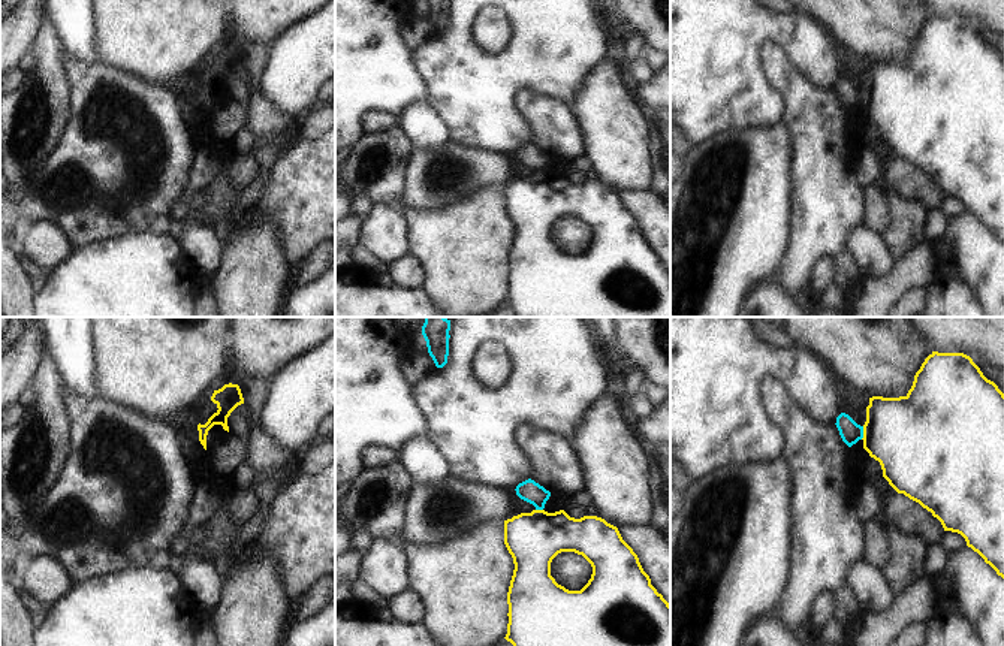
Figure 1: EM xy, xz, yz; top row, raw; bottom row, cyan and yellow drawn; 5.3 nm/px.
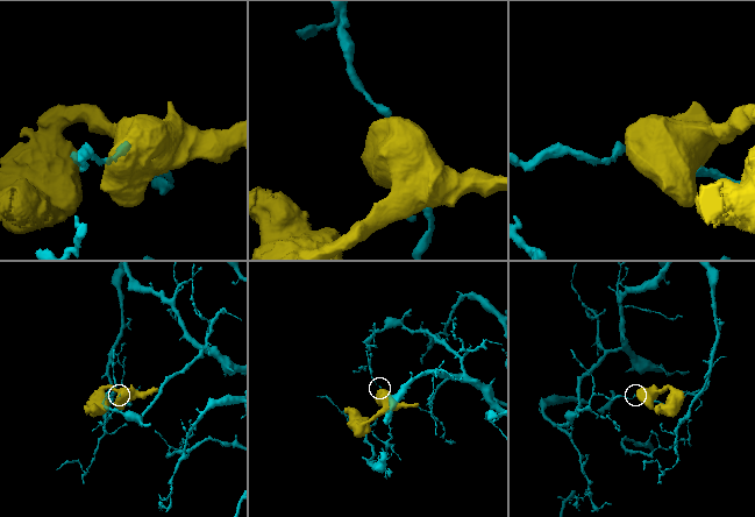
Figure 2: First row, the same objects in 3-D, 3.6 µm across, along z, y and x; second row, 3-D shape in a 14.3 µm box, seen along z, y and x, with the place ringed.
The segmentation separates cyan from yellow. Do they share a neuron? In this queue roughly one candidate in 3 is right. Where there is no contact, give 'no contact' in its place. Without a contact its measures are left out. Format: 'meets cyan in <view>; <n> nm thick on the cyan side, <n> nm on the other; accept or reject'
meets cyan in yz; 120 nm thick on the cyan side, 440 nm on the other; reject

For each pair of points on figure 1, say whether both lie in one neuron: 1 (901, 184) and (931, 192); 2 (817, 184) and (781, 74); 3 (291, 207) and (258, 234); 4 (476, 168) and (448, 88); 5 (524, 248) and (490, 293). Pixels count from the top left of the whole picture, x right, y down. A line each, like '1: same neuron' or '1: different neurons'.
1: same neuron
2: same neuron
3: different neurons
4: different neurons
5: different neurons

